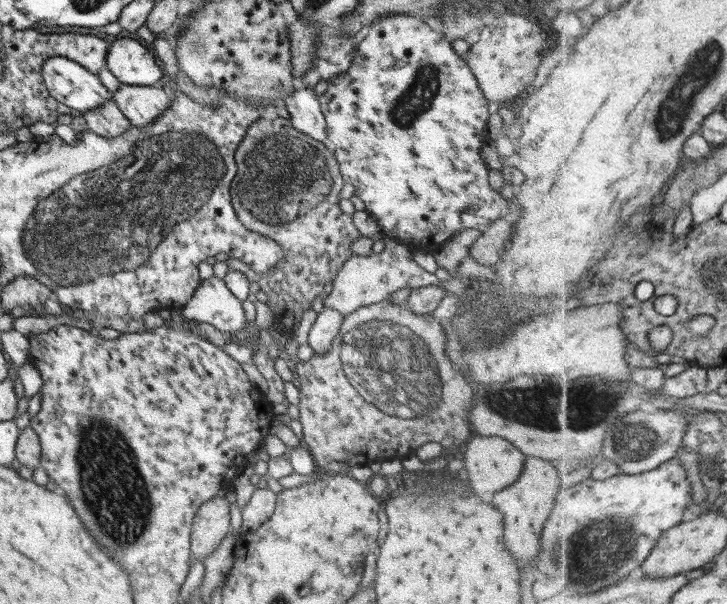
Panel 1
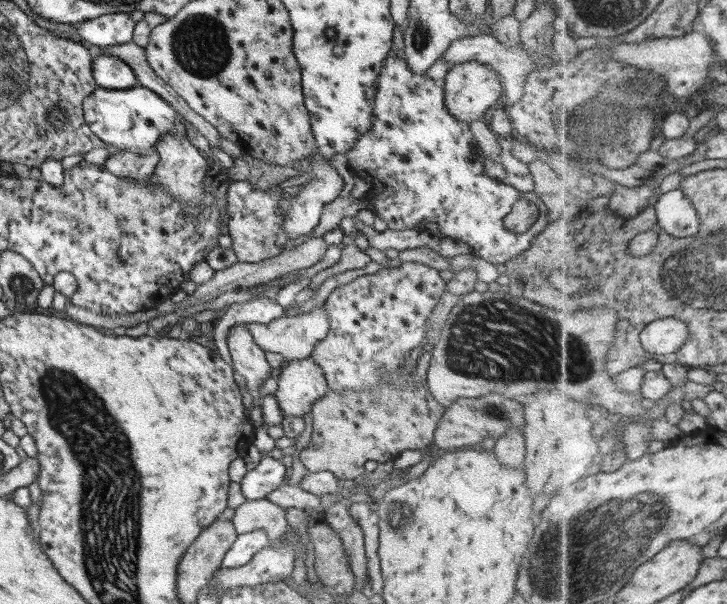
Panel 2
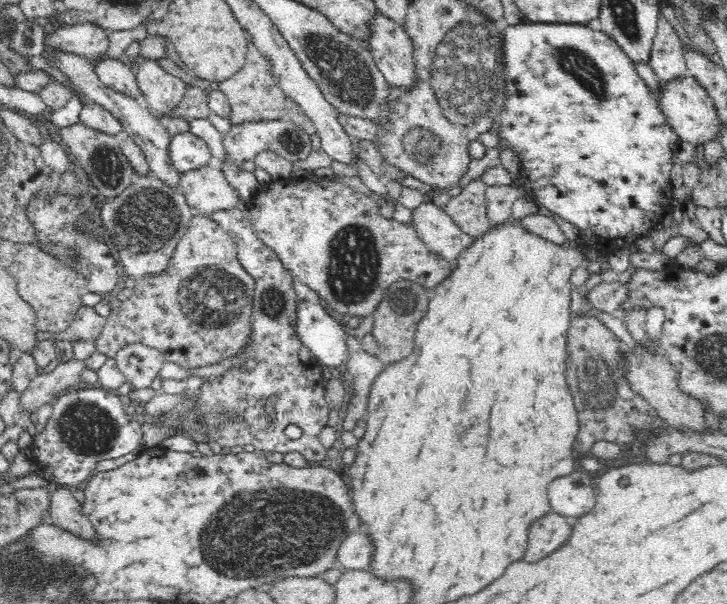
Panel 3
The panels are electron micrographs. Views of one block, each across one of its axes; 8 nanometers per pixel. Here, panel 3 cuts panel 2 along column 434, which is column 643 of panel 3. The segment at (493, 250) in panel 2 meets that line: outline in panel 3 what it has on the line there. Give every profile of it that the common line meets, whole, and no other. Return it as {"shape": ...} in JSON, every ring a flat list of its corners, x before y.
{"shape":[[530,21,519,23,517,26,508,26,501,34,503,48,504,77,507,82,505,104,502,112,494,118,494,128,500,137,500,148,513,148,520,157,522,166,520,171,520,184,526,188,529,197,538,206,544,206,553,214,578,226,584,230,586,238,598,236,604,240,628,240,646,236,651,230,658,227,662,216,670,211,672,197,672,186,670,171,673,168,673,156,676,154,676,146,679,141,678,135,666,122,664,113,660,110,658,96,644,83,641,75,636,71,634,62,624,54,618,42,612,37,600,32,593,32,587,26,570,23,532,23]]}

